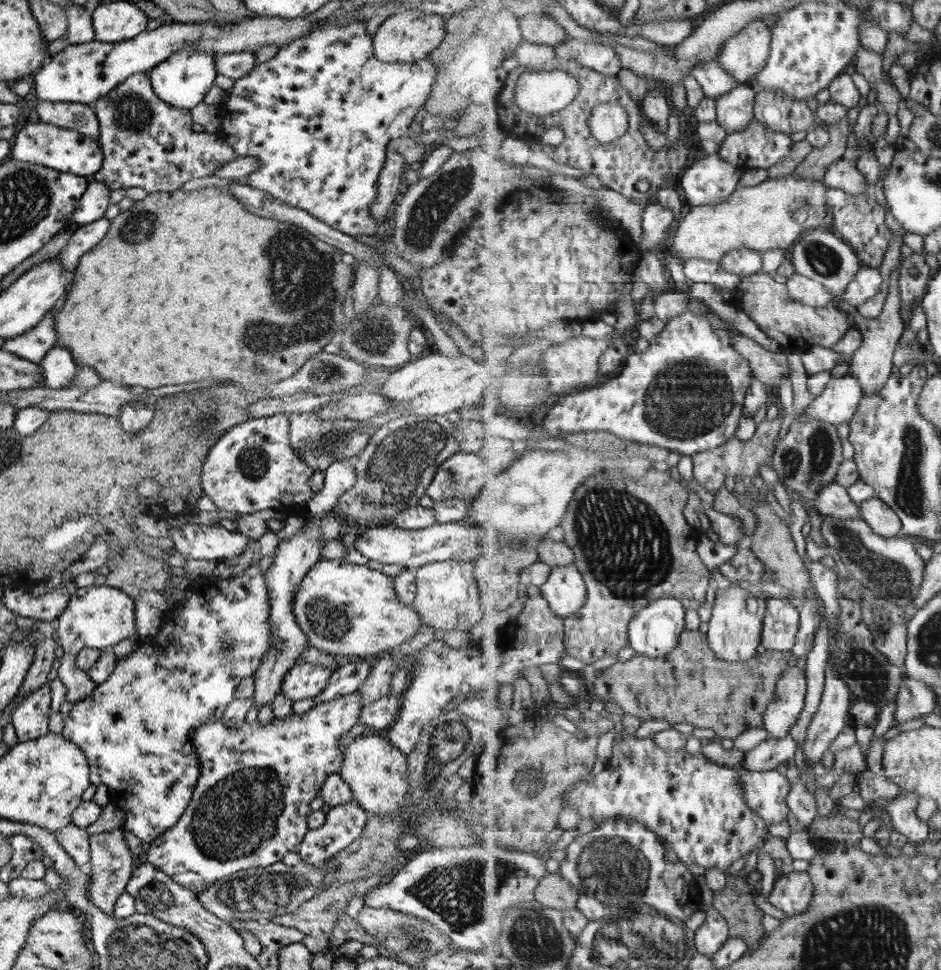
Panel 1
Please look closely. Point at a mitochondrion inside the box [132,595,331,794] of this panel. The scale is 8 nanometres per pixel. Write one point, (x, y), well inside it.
(227, 647)

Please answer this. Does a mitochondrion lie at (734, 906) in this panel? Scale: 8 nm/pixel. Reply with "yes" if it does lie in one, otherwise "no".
no

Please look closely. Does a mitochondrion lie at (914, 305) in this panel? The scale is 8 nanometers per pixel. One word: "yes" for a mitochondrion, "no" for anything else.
no

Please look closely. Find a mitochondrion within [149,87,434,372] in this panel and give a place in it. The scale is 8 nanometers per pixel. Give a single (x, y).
(301, 280)

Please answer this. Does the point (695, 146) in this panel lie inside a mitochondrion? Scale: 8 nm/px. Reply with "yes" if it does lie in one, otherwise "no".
no

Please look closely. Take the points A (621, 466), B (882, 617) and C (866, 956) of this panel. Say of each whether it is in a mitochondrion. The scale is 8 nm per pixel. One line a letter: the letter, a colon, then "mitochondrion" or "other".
A: mitochondrion
B: mitochondrion
C: mitochondrion

